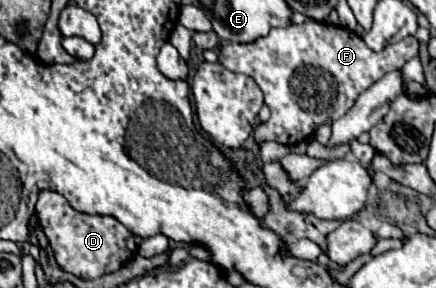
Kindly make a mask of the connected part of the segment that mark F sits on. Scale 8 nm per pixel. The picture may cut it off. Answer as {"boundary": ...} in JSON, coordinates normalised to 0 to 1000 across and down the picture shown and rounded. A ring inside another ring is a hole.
{"boundary":[[[700,69],[695,83],[622,104],[612,132],[589,132],[585,146],[525,146],[507,160],[502,208],[530,250],[576,264],[608,326],[622,410],[589,431],[580,458],[585,486],[594,500],[626,486],[654,507],[677,507],[681,493],[713,479],[736,431],[778,417],[833,313],[878,257],[920,236],[956,194],[956,181],[961,146],[947,125],[933,125],[874,181],[856,181],[828,125],[787,90]]]}

